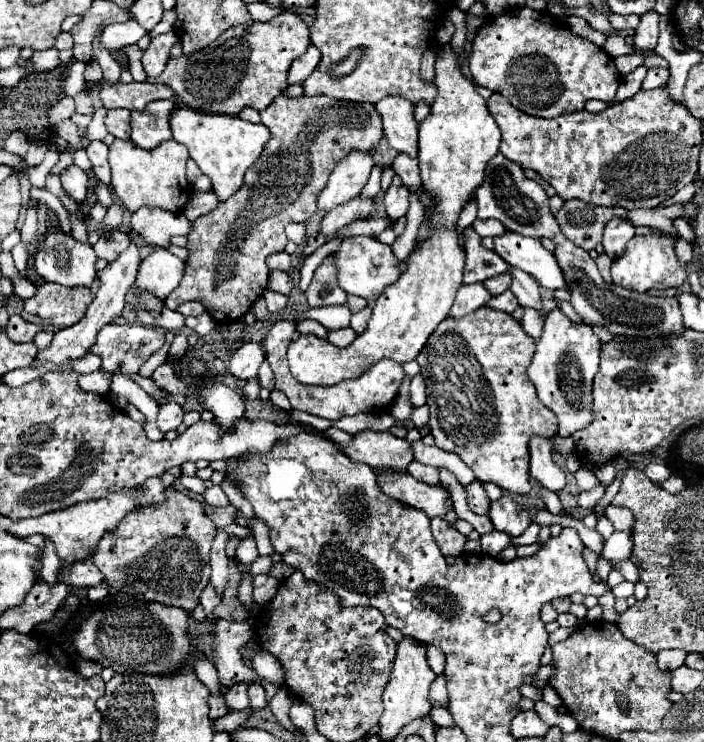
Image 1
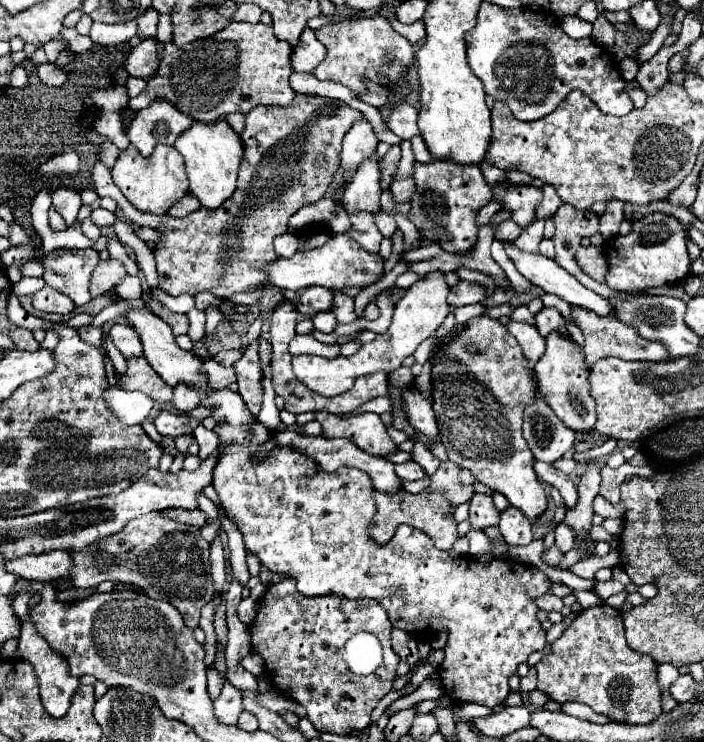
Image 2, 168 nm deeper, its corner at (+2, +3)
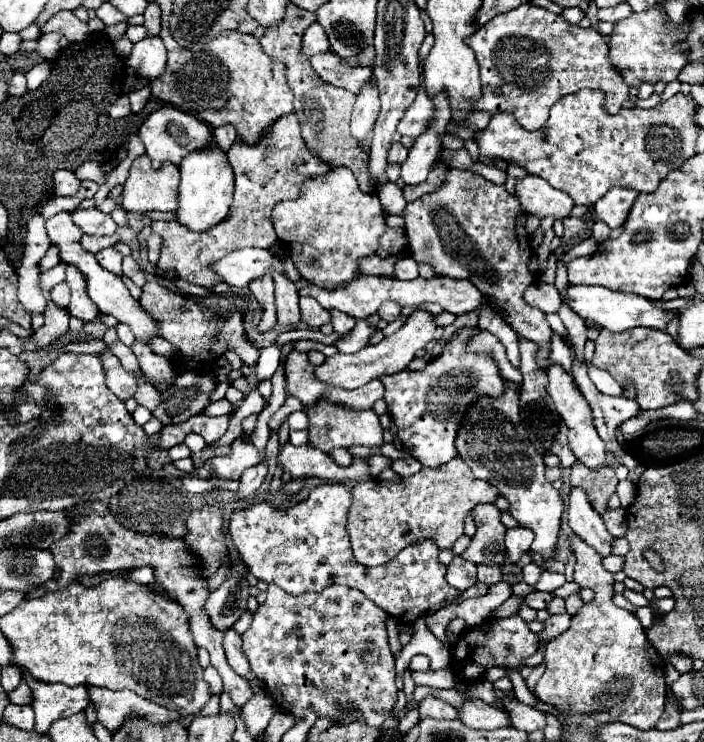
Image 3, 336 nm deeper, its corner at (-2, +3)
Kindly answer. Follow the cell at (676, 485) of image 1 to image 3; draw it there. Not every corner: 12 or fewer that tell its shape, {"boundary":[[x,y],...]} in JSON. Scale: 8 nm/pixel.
{"boundary":[[581,462],[571,468],[571,486],[587,492],[599,514],[619,484],[611,466],[597,470]]}

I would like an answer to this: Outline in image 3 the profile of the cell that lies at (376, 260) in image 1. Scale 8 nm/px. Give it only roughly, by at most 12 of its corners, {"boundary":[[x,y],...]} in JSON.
{"boundary":[[243,248],[213,266],[229,286],[247,288],[265,272],[285,272],[271,250]]}

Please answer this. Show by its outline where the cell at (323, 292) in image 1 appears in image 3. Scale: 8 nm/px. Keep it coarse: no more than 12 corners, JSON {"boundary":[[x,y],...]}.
{"boundary":[[301,298],[303,322],[319,328],[331,320],[315,298]]}

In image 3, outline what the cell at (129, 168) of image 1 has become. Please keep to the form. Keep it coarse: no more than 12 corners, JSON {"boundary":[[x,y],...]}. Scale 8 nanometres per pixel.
{"boundary":[[133,162],[123,208],[141,216],[175,210],[179,168]]}

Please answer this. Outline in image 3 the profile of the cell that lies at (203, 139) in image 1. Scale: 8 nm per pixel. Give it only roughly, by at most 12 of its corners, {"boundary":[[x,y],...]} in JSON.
{"boundary":[[211,136],[181,160],[181,224],[203,232],[233,200],[233,168]]}

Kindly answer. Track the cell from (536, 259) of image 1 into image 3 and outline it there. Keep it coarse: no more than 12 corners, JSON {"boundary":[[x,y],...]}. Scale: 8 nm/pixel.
{"boundary":[[569,284],[561,298],[611,332],[663,330],[671,312],[647,298]]}

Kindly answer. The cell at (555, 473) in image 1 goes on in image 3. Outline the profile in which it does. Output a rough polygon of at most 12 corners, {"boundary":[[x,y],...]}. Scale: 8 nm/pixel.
{"boundary":[[581,488],[569,492],[571,530],[601,556],[611,554],[611,534]]}

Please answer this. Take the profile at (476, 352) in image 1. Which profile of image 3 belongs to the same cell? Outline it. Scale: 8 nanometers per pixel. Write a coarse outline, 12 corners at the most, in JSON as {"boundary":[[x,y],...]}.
{"boundary":[[519,384],[479,396],[459,458],[553,556],[563,500],[519,430]]}

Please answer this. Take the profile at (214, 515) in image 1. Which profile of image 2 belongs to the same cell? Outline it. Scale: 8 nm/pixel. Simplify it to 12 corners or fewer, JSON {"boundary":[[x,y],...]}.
{"boundary":[[169,508],[163,514],[179,524],[201,528],[207,516],[200,509]]}

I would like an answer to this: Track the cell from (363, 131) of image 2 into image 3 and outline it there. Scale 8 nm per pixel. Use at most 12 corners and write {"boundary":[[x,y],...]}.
{"boundary":[[375,82],[353,106],[351,134],[365,144],[379,114]]}

